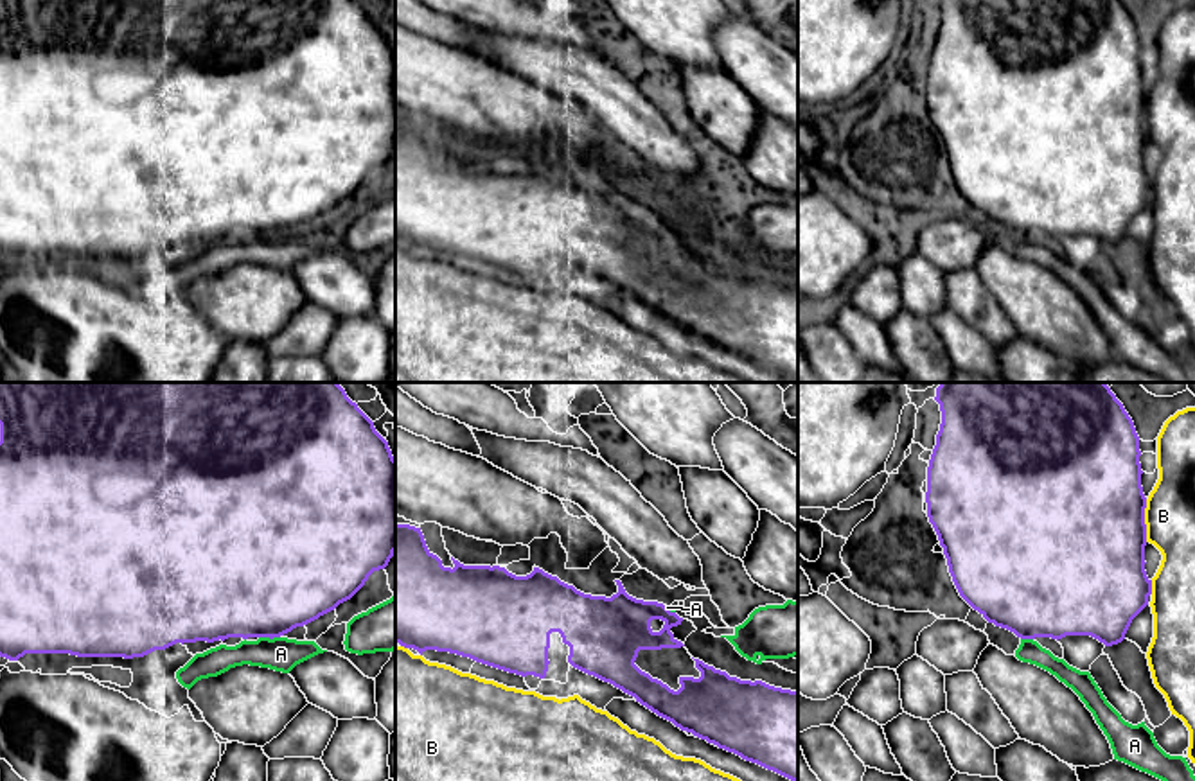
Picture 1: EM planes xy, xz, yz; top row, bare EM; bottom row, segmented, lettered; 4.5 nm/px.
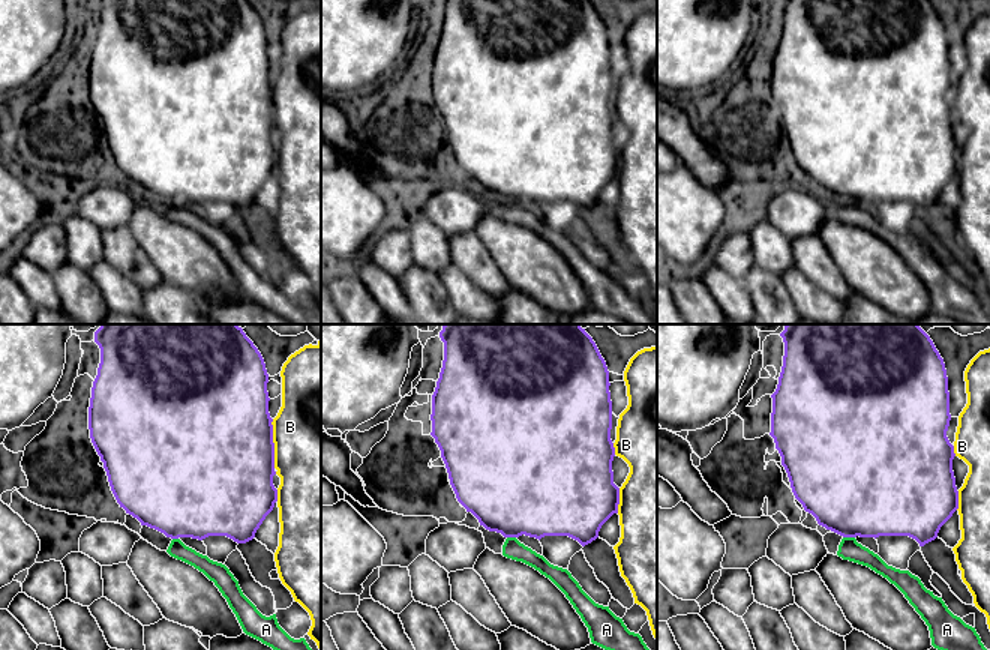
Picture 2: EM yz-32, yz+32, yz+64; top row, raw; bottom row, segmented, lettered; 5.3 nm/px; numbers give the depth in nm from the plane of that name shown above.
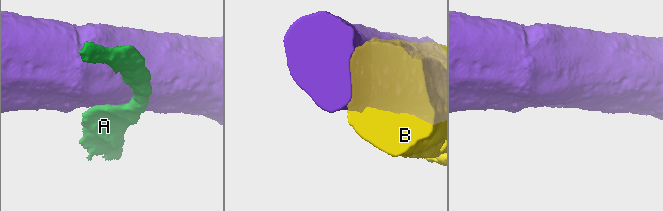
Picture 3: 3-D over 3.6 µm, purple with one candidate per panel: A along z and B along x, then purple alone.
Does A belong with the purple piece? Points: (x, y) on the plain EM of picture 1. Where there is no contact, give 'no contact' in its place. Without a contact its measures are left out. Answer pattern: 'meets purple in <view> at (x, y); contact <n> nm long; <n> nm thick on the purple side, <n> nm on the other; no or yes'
meets purple in xy at (270, 236); contact 100 nm long; 480 nm thick on the purple side, 160 nm on the other; no

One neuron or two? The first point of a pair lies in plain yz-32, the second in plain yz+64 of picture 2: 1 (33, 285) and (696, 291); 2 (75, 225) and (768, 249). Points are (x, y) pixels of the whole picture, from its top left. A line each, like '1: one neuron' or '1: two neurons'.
1: two neurons
2: one neuron

